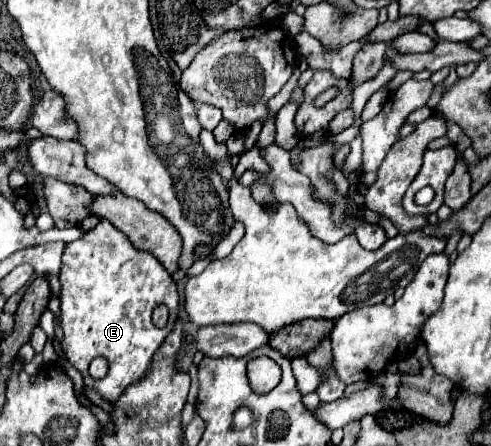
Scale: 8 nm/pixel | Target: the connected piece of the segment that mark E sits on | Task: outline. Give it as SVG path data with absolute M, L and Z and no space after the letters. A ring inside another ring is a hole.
M99 220L99 224L93 230L85 232L79 240L69 242L65 246L59 282L61 282L59 300L61 300L63 354L83 374L85 386L95 388L105 400L109 400L113 404L127 386L131 386L133 382L137 382L139 378L145 376L145 372L149 370L149 364L153 360L153 354L163 344L165 336L171 332L171 328L177 320L177 312L179 312L177 286L175 286L171 274L163 268L163 264L159 260L155 260L153 254L137 250L129 242L129 238L121 230L117 230L109 220ZM159 304L169 306L169 322L161 330L151 322L153 308ZM97 356L103 356L109 362L109 374L101 380L95 380L89 376L89 364Z

